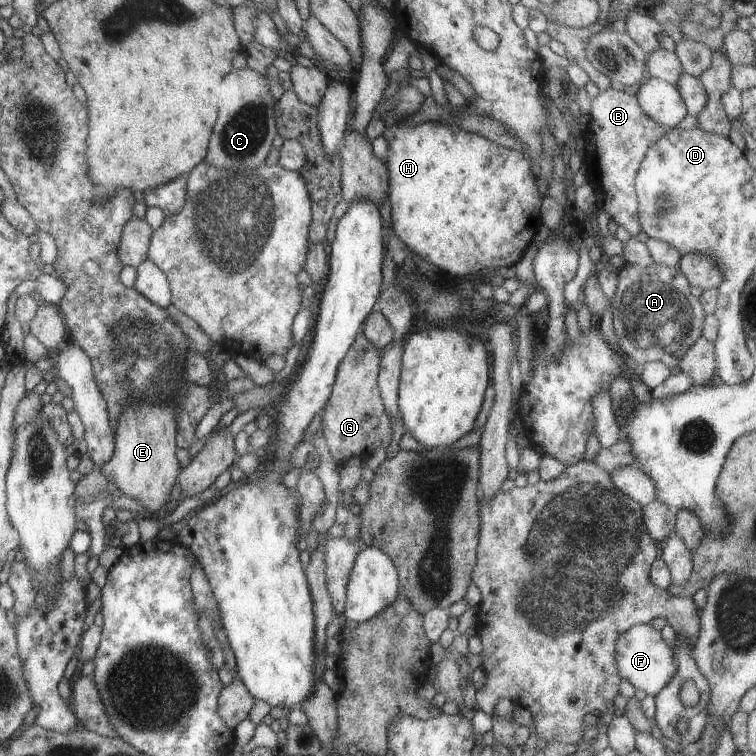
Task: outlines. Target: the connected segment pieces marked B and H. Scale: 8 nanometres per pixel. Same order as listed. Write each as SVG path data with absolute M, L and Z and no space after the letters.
M609 87L590 100L589 121L584 132L584 161L597 176L599 184L598 210L608 214L609 220L635 237L640 230L638 202L634 190L634 178L649 144L659 140L666 129L649 116L645 116L637 104L635 95L616 91Z
M396 120L390 127L384 128L381 136L387 142L388 156L385 168L388 172L388 200L390 205L390 218L392 219L392 230L394 234L403 241L403 244L419 258L423 258L425 262L433 264L439 268L443 280L452 282L458 276L478 275L486 273L490 269L501 268L501 266L514 265L523 254L523 250L533 241L533 236L537 232L539 226L542 225L540 206L542 196L539 195L535 183L535 178L529 168L530 162L523 158L521 152L503 148L490 140L487 140L475 132L467 132L463 128L456 125L447 125L441 121L425 121L420 122L416 126L400 124Z

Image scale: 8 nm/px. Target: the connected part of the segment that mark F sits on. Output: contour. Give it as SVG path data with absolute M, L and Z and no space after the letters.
M649 623L634 624L621 632L615 640L615 666L619 672L619 678L625 680L635 689L643 690L646 695L652 697L671 680L675 674L675 660L671 644L667 644L659 635L659 631L651 628Z

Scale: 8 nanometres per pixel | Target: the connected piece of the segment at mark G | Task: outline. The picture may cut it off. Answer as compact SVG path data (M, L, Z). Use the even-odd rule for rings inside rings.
M360 330L347 354L337 365L335 382L321 412L320 425L329 454L340 467L353 457L365 462L374 450L386 448L391 442L391 424L377 382L381 353L377 348L371 348L371 342Z

